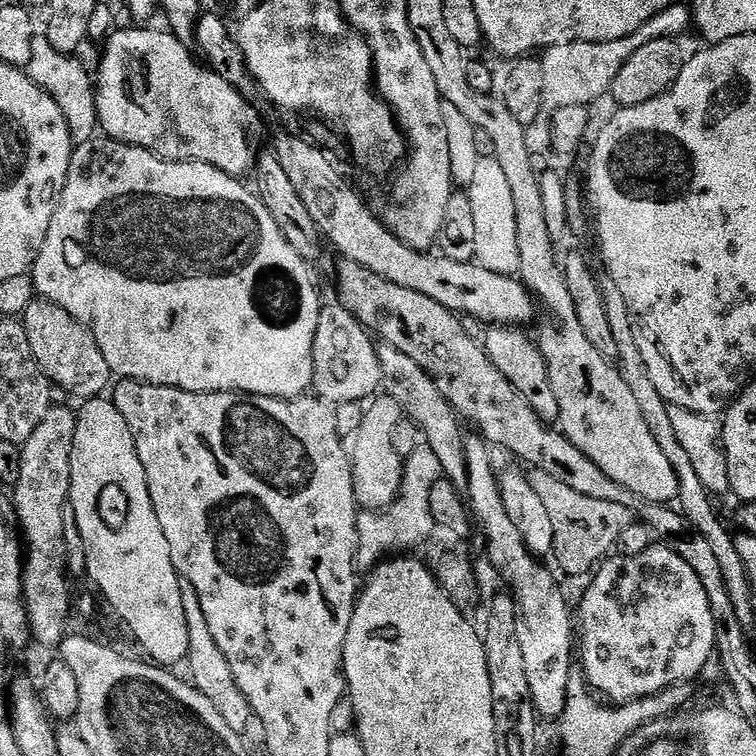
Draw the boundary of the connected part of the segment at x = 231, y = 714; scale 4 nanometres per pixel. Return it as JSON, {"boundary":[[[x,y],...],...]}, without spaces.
{"boundary":[[[181,577],[180,589],[182,590],[183,610],[186,612],[187,628],[190,634],[190,646],[188,647],[188,666],[190,666],[190,678],[200,691],[204,692],[221,708],[228,723],[238,734],[247,733],[248,724],[253,721],[254,713],[249,705],[249,700],[237,684],[232,667],[222,650],[218,648],[210,626],[206,621],[206,614],[202,611],[201,599],[198,598],[198,590],[189,579]]]}

